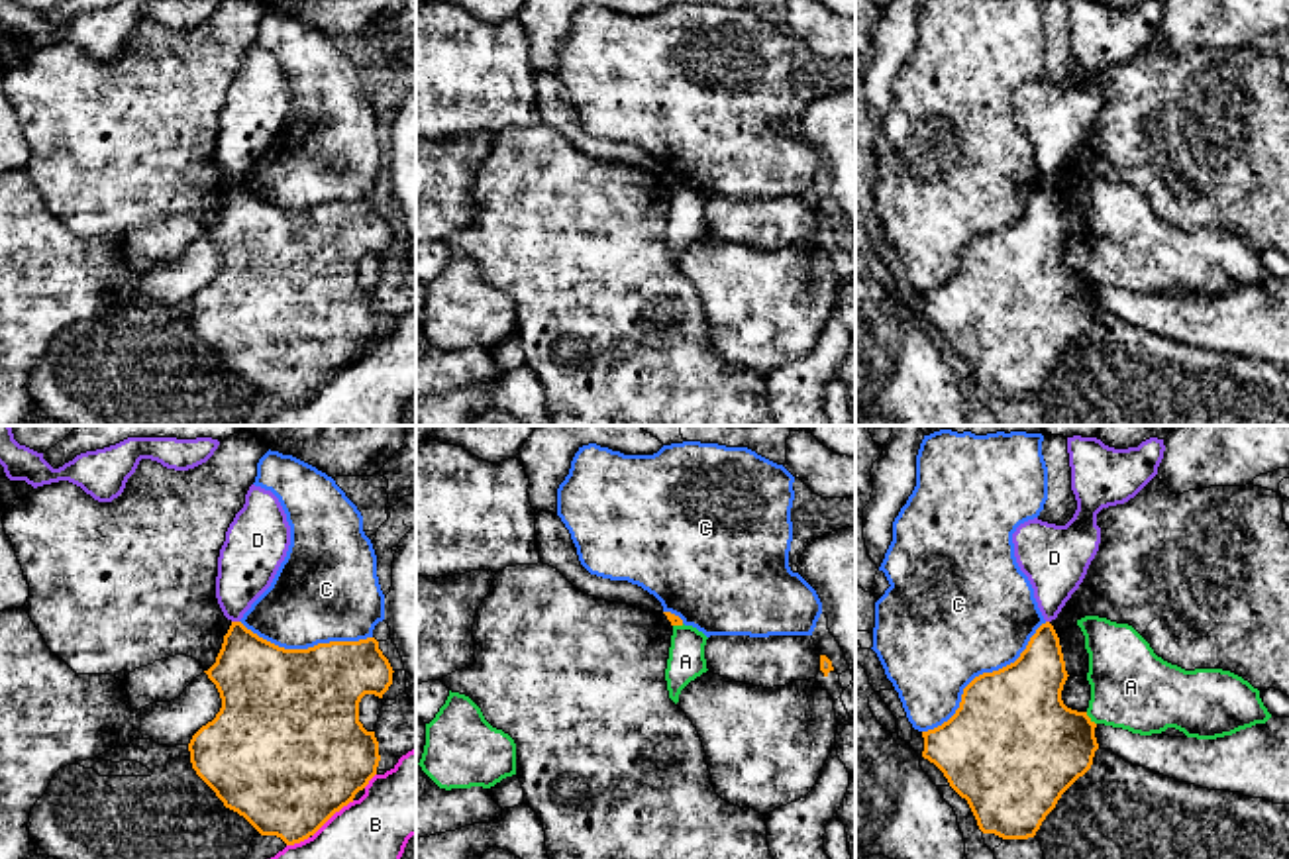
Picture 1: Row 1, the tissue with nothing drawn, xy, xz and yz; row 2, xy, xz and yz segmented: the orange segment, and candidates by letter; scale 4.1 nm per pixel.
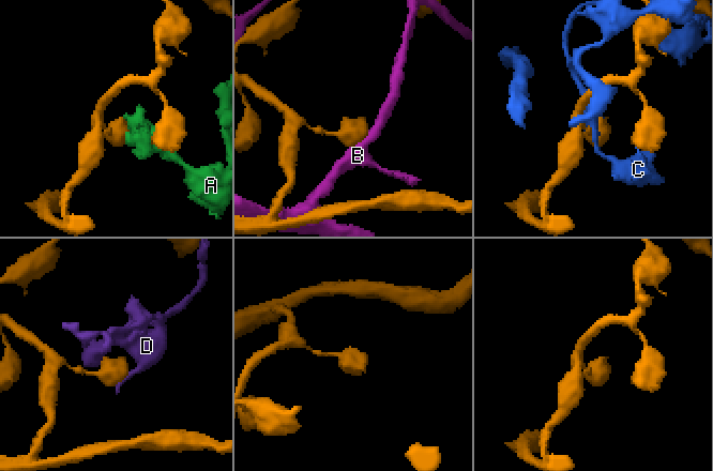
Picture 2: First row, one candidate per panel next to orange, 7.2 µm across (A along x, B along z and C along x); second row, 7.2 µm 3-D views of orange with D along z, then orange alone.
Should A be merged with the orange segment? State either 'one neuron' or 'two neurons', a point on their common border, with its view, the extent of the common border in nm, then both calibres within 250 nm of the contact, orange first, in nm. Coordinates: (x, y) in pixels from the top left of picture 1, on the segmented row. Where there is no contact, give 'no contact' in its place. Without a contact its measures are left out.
two neurons; contact yz (1089, 718); length 70 nm; calibres 420 and 340 nm

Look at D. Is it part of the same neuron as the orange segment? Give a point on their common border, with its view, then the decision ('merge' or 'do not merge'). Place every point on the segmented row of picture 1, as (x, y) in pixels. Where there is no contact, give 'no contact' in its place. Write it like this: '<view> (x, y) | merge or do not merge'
xy (236, 622) | do not merge

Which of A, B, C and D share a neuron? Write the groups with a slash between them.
A / B / C / D

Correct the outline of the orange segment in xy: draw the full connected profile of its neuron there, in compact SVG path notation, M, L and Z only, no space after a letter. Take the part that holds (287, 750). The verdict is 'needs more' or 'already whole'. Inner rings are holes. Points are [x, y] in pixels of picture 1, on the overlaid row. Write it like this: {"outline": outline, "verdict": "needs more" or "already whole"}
{"outline": "M232 622L216 663L204 673L216 684L222 708L188 743L192 769L226 808L243 816L261 835L277 835L286 845L308 839L377 775L379 741L359 722L359 702L365 694L383 698L394 671L375 637L284 649Z", "verdict": "already whole"}

